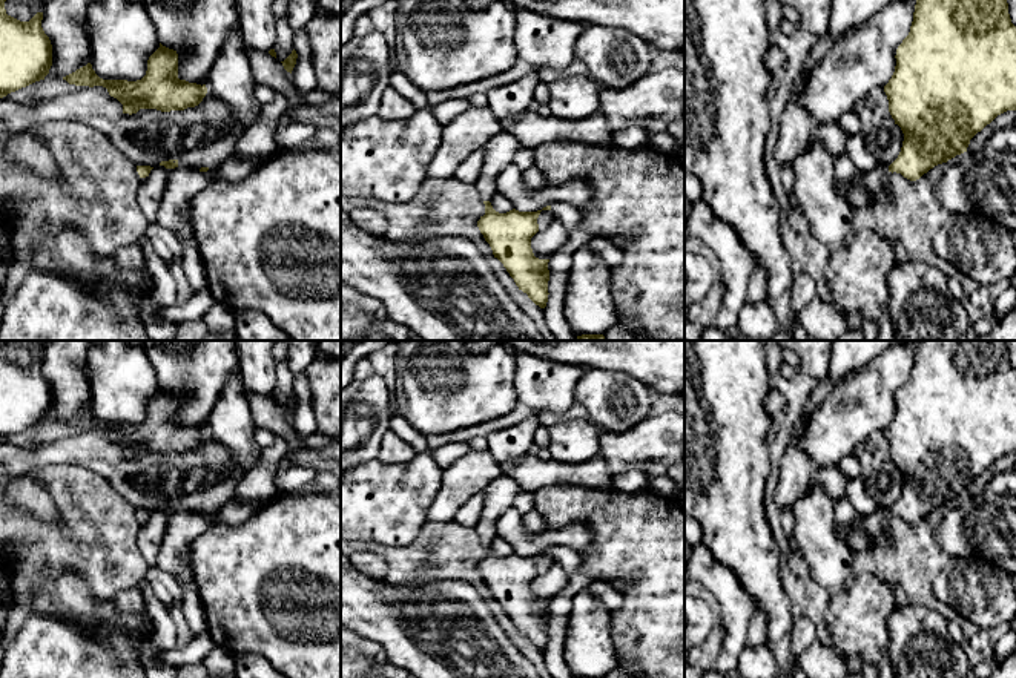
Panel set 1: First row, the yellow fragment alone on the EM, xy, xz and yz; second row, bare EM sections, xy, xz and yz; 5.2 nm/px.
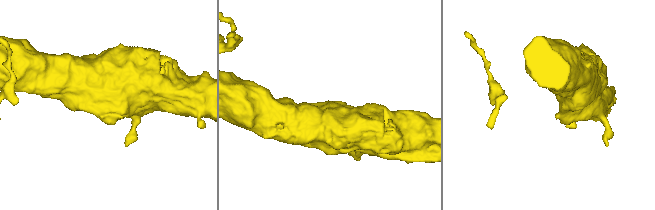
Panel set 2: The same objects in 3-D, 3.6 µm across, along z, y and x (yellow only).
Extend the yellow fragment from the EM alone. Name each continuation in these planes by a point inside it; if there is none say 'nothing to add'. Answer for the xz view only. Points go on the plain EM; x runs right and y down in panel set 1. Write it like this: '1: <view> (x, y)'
1: xz (501, 493)

